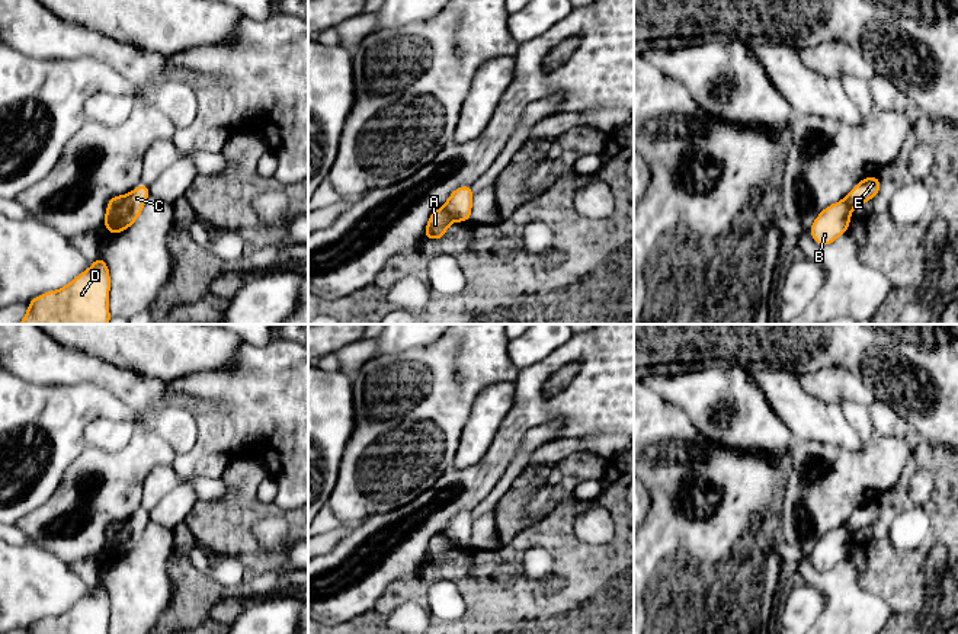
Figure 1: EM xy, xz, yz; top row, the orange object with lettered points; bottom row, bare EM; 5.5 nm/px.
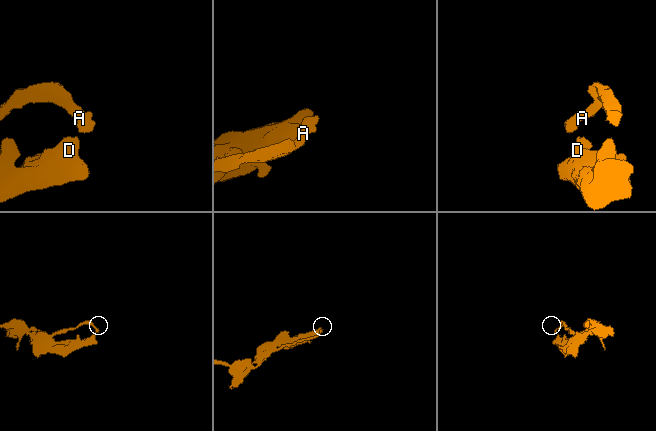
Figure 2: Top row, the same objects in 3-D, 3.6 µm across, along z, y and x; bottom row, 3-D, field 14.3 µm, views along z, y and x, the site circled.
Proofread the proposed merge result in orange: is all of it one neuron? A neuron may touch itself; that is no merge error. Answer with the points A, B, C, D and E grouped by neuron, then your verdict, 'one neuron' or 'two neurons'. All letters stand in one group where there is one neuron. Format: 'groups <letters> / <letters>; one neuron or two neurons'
groups A D E / B C; two neurons

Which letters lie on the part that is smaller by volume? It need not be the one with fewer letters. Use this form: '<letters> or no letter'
B, C

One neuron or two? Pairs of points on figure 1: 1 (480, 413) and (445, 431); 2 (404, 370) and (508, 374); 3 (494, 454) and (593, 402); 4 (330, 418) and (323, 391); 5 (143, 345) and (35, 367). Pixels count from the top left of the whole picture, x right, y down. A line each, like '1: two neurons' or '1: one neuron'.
1: two neurons
2: one neuron
3: one neuron
4: one neuron
5: two neurons

